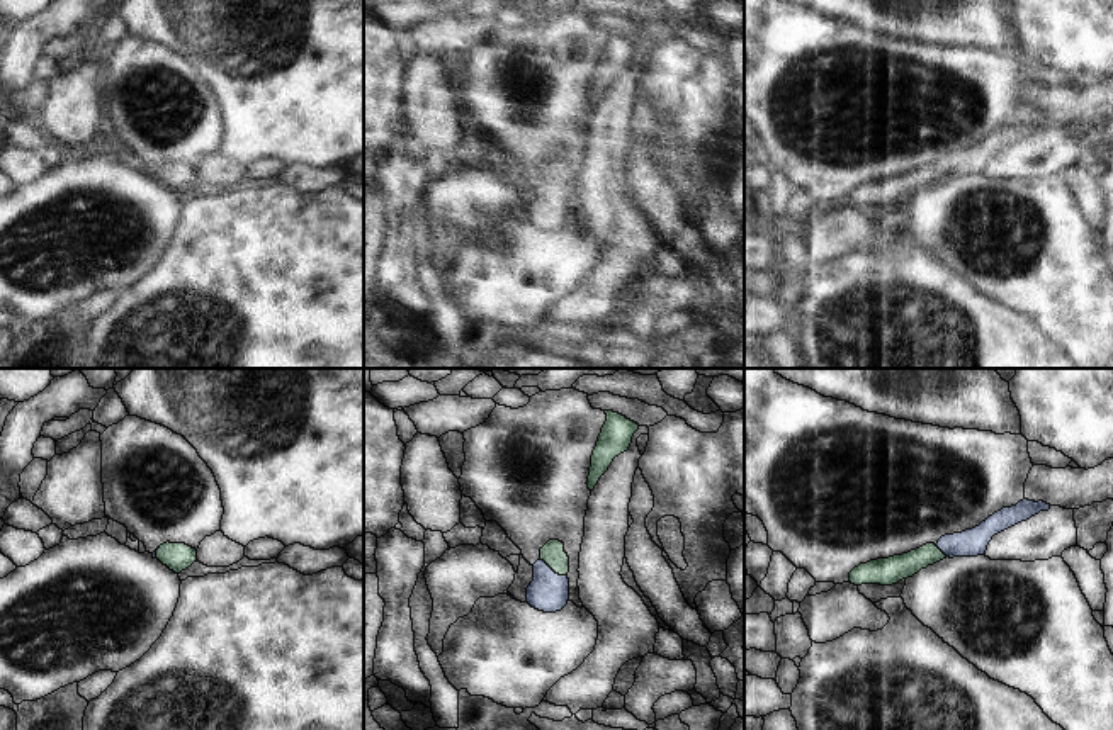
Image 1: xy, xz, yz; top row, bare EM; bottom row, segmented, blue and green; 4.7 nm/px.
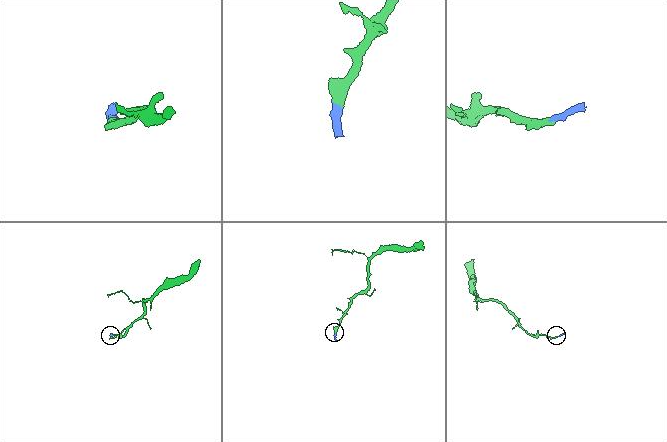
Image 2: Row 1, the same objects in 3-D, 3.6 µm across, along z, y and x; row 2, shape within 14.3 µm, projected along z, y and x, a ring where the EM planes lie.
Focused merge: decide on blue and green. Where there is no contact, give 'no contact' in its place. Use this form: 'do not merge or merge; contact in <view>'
merge; contact in xz

